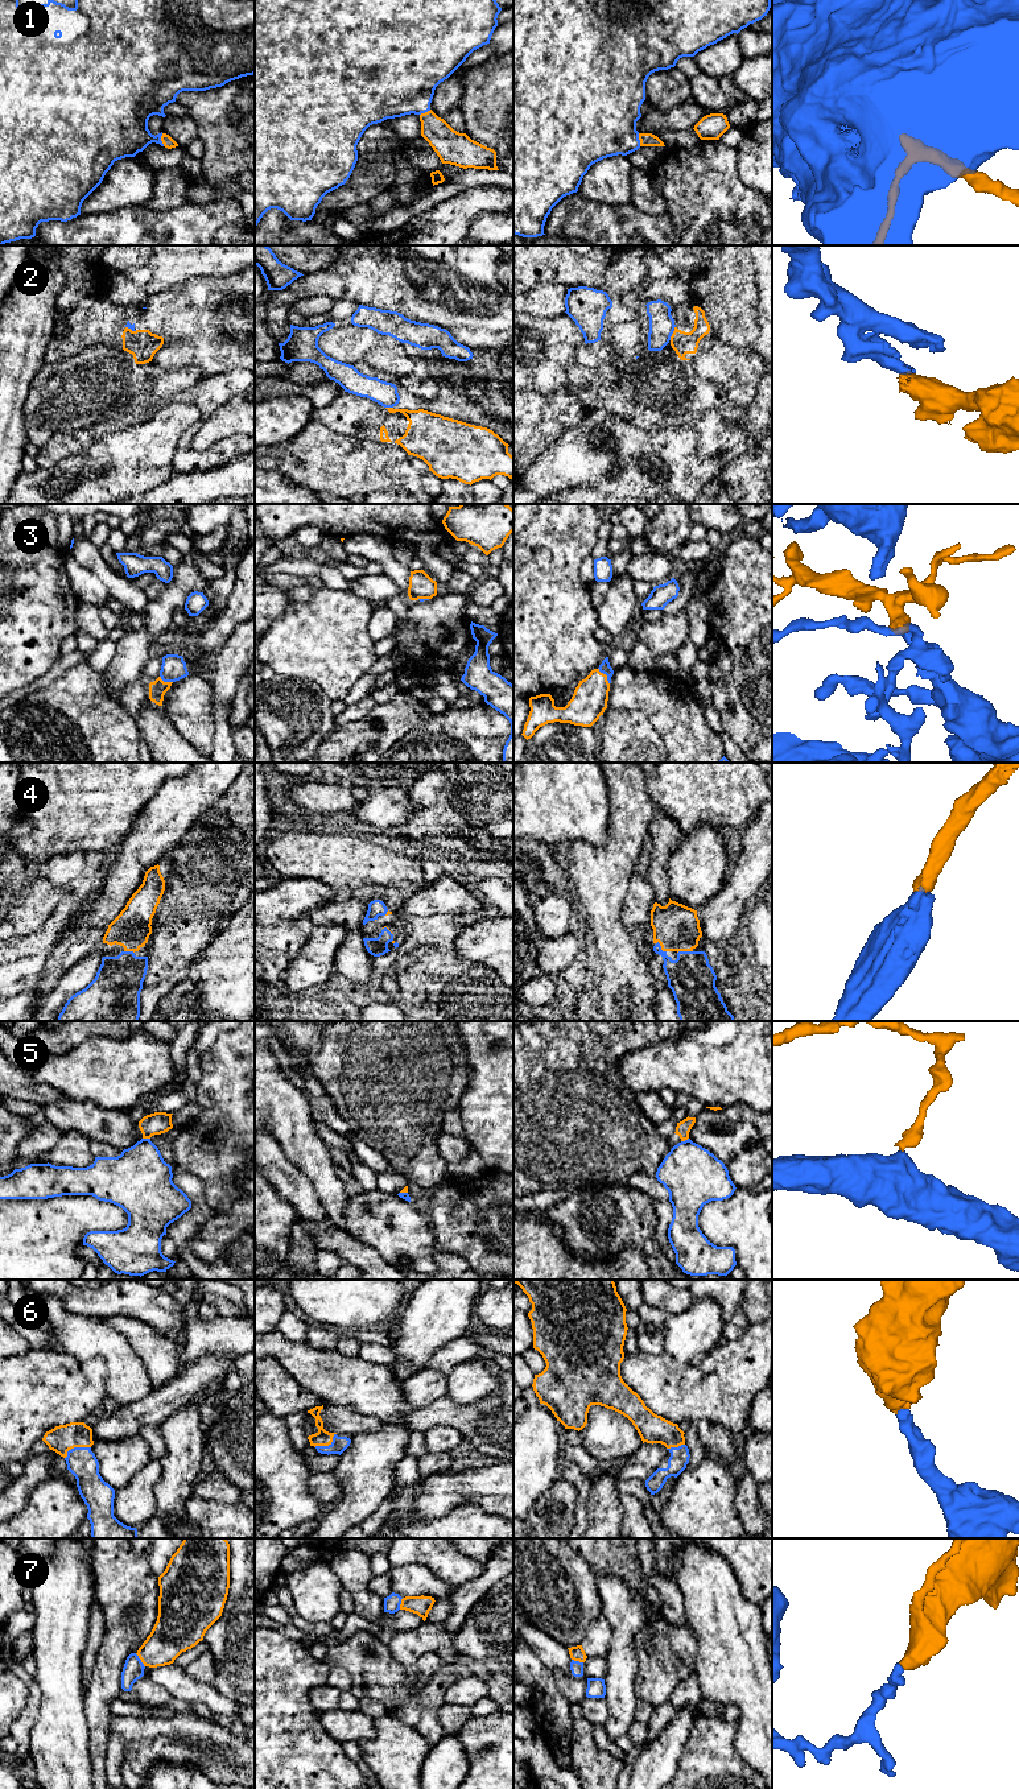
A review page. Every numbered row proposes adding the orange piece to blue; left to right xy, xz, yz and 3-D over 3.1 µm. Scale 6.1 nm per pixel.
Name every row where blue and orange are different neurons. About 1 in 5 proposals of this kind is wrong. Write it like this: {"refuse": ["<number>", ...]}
{"refuse": ["2", "5"]}

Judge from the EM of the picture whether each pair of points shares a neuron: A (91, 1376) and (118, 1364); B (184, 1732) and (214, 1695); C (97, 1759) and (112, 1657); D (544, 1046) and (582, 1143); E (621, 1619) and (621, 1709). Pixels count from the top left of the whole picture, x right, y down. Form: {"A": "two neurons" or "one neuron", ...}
{"A": "two neurons", "B": "two neurons", "C": "one neuron", "D": "one neuron", "E": "one neuron"}

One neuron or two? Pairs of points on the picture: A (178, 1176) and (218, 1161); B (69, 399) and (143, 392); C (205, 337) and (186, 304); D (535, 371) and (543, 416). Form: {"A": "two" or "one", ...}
{"A": "two", "B": "one", "C": "one", "D": "two"}

